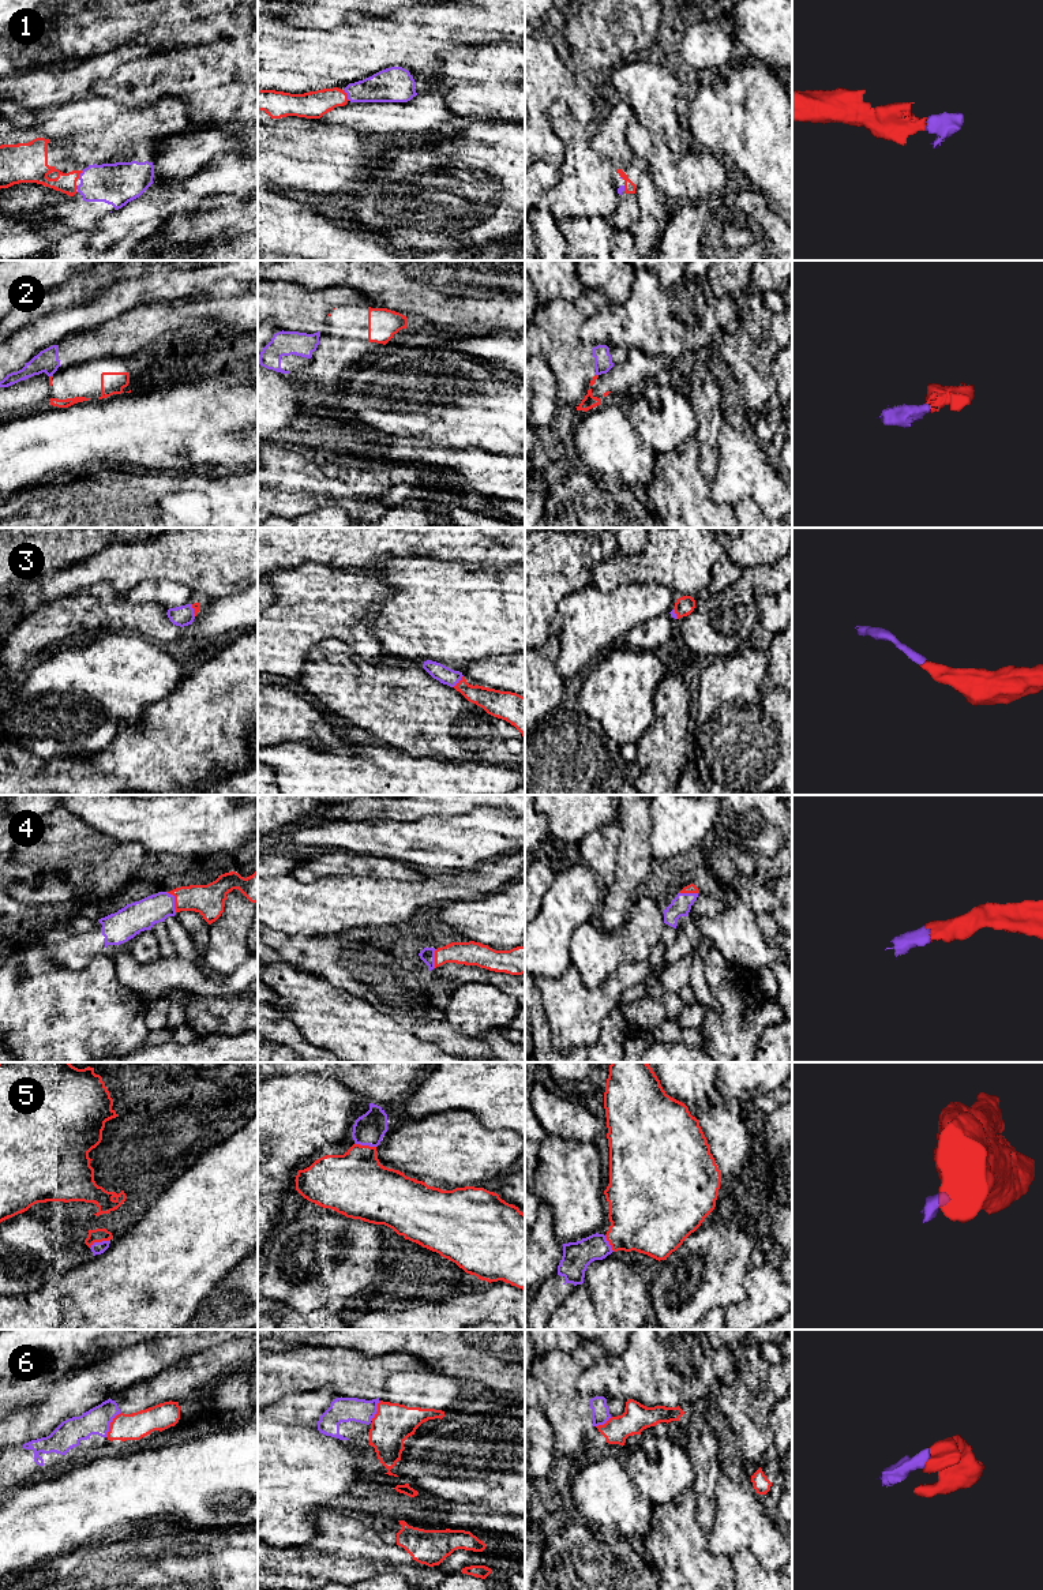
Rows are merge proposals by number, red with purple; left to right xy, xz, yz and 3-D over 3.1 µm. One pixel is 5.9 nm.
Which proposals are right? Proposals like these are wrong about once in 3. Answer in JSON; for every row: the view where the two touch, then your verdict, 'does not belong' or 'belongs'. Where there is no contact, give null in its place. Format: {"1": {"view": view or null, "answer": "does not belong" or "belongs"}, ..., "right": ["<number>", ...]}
{"1": {"view": "xz", "answer": "belongs"}, "2": {"view": "xy", "answer": "does not belong"}, "3": {"view": "xz", "answer": "belongs"}, "4": {"view": "xy", "answer": "belongs"}, "5": {"view": "xy", "answer": "belongs"}, "6": {"view": "xy", "answer": "does not belong"}, "right": ["1", "3", "4", "5"]}

